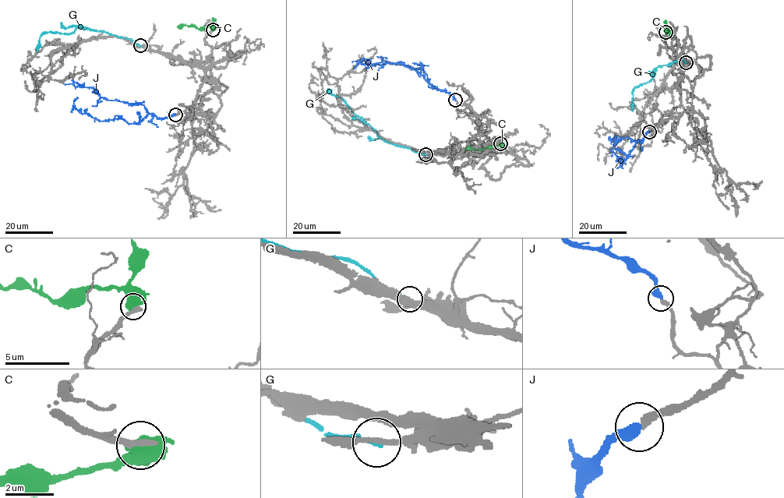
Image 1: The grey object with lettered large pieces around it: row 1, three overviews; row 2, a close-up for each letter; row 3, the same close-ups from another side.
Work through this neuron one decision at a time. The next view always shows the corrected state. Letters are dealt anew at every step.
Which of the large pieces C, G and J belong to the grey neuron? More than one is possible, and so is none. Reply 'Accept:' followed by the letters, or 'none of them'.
Accept: J

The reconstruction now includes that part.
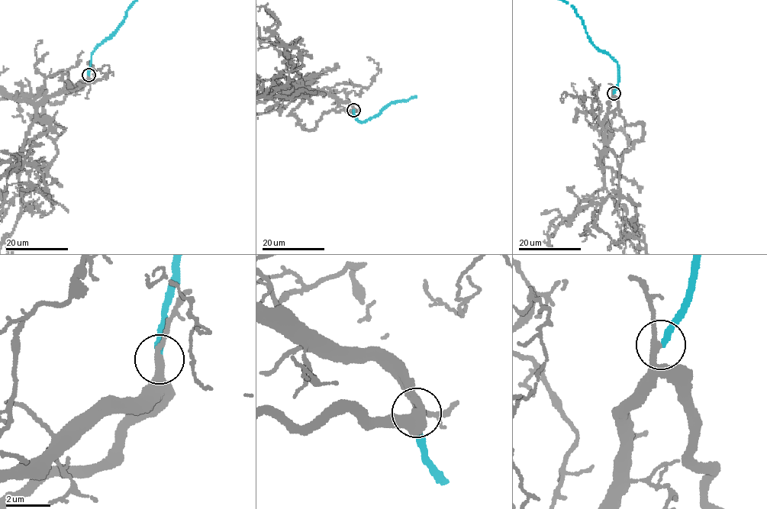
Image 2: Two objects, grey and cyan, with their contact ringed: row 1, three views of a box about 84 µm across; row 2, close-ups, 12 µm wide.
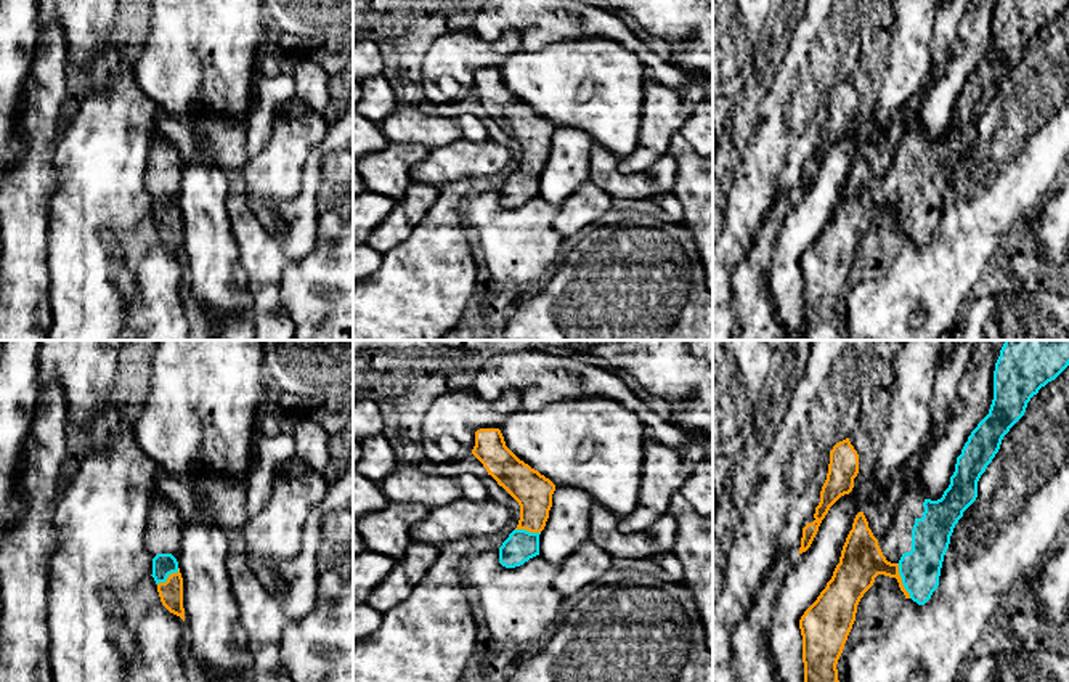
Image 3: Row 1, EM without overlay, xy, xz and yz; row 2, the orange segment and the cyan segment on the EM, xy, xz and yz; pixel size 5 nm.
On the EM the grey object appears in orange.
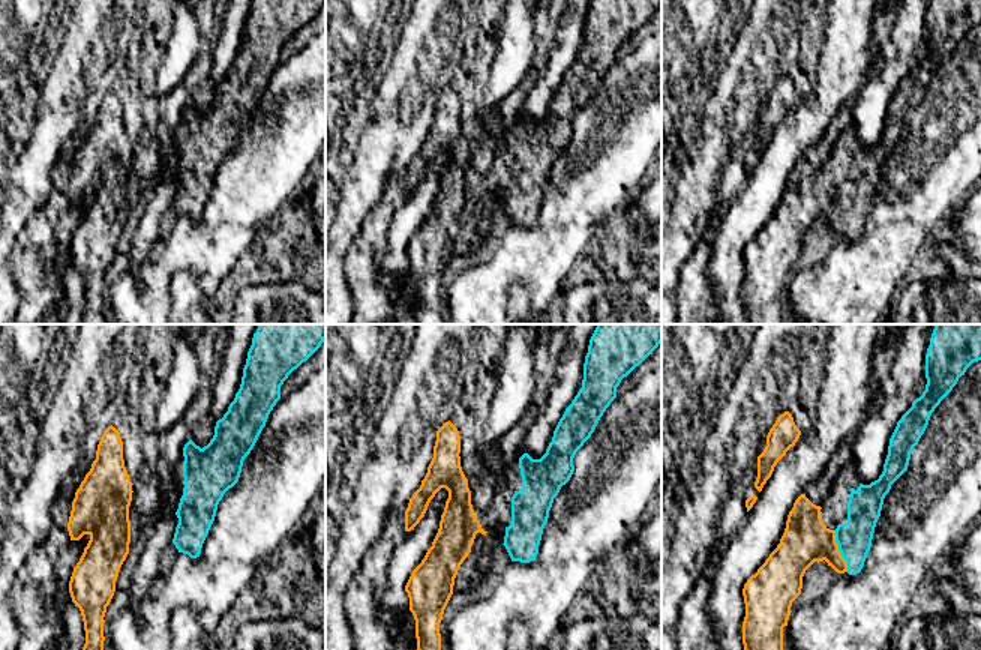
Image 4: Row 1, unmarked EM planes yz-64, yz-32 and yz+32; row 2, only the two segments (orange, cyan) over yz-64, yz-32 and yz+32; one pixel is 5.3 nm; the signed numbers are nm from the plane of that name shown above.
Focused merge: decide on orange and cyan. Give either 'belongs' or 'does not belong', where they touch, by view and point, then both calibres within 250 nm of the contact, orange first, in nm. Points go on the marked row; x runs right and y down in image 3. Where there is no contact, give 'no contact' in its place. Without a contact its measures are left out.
belongs | yz (901, 581) | 220/200 nm

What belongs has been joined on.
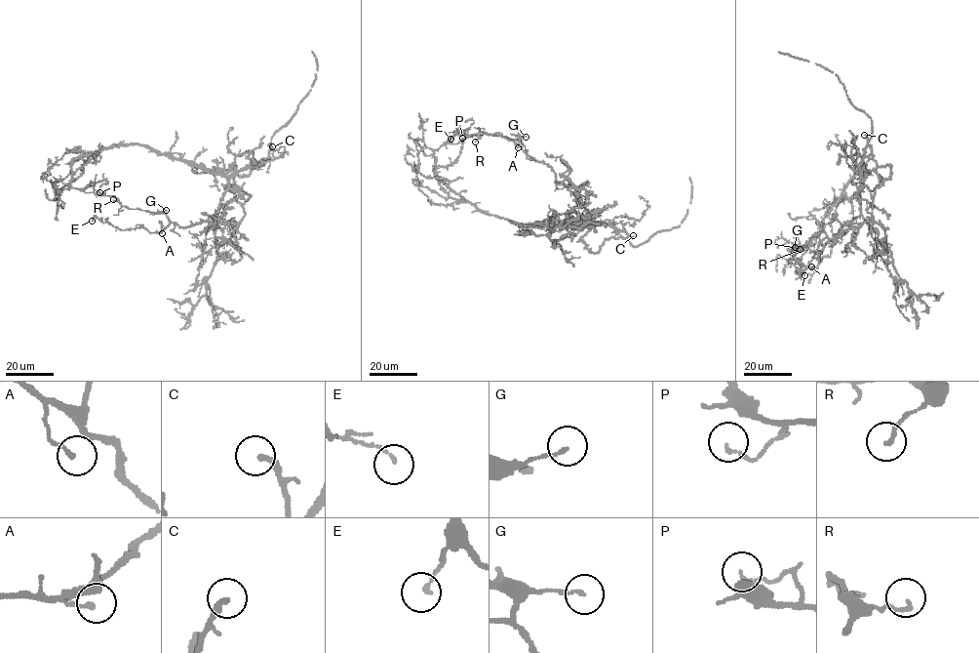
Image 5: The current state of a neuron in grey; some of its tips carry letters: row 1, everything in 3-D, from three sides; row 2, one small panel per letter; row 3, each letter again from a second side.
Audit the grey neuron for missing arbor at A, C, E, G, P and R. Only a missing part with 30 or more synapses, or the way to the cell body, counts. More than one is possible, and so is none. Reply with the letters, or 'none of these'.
C

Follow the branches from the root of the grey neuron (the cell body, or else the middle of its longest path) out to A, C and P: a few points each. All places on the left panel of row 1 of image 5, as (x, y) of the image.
A: (204, 170), (226, 177), (227, 190), (218, 209), (221, 216), (187, 227), (171, 224), (162, 233)
C: (204, 170), (235, 175), (267, 158), (272, 146)
P: (204, 170), (226, 177), (221, 215), (187, 227), (172, 224), (164, 213), (128, 209), (99, 192)

